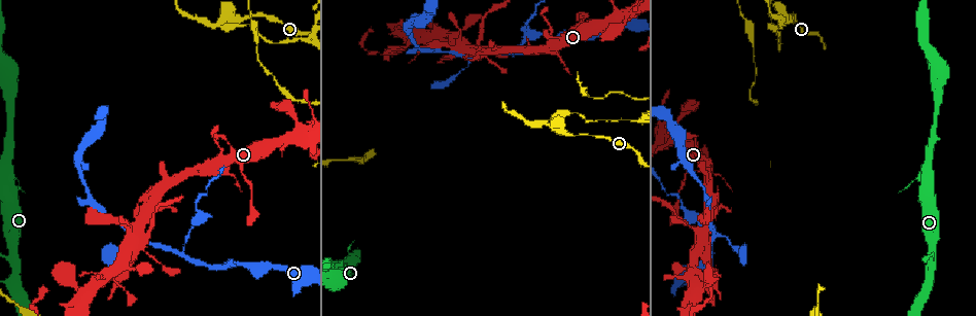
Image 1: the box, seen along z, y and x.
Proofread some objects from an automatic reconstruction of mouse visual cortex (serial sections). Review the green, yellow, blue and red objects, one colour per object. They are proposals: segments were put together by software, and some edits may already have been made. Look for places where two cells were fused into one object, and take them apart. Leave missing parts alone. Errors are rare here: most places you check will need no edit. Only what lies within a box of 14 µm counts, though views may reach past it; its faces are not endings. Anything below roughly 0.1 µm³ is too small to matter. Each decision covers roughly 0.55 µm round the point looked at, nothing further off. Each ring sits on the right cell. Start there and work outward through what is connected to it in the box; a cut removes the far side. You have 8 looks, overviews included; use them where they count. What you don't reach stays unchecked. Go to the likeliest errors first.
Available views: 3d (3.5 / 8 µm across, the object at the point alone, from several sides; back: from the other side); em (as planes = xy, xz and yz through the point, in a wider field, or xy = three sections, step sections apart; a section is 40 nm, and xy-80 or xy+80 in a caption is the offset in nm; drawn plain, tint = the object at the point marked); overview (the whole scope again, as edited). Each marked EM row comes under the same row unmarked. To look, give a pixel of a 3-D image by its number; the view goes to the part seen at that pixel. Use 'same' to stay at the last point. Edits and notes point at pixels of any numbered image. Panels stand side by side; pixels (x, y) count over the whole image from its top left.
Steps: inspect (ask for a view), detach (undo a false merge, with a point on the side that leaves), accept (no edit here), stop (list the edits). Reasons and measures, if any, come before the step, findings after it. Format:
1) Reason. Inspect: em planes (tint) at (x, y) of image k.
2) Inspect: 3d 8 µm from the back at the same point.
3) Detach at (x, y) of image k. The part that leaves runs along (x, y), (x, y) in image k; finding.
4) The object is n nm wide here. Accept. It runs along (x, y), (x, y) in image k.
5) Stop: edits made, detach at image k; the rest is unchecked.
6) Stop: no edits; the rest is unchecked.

Three arms meet. Inspect: 3d 3.5 µm at (513, 55) of image 1.

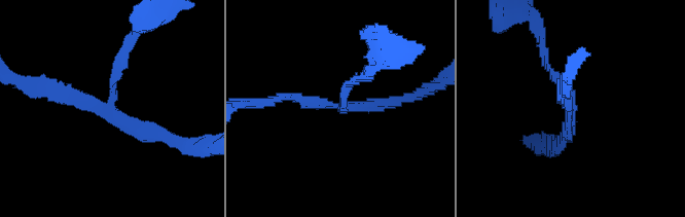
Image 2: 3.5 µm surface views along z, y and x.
3 arms meet here; the arms are 150, 150, 150 nm wide; shape alone is not enough. Inspect: em xy step 2 (tint) at (573, 115) of image 2.

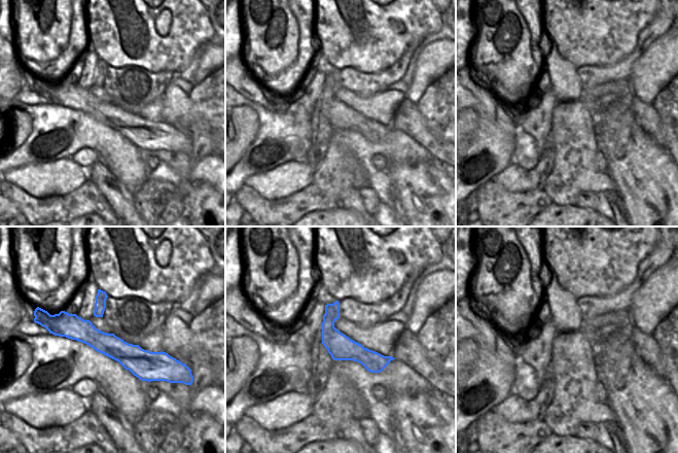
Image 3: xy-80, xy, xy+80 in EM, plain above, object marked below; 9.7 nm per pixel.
Detach at (117, 72) of image 2. The part that leaves runs along (111, 97), (137, 21) in image 2; a second cell is stuck on.

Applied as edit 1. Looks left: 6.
Thick turns thin. Inspect: 3d 3.5 µm at (707, 229) of image 1.

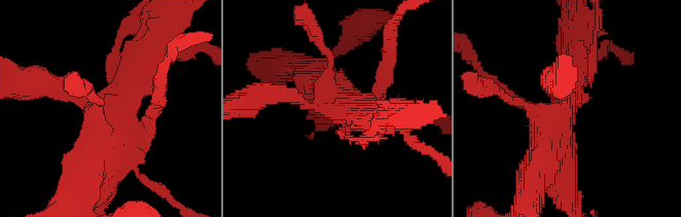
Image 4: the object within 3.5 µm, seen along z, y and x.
Inspect: em planes (tint) at (564, 114) of image 4.

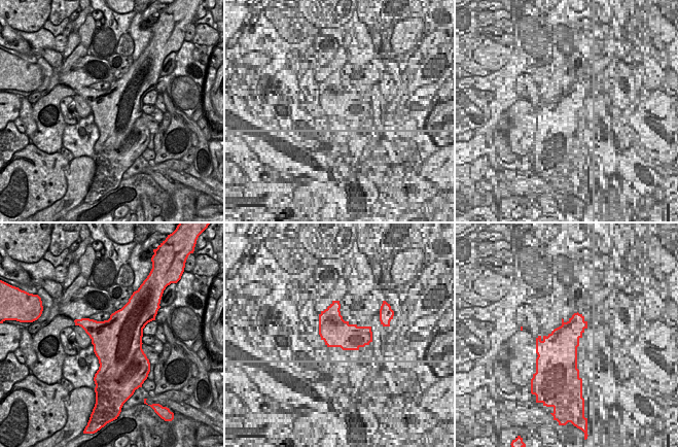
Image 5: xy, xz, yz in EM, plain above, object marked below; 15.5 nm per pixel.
Inspect: em xy step 3 (tint) at the same point.

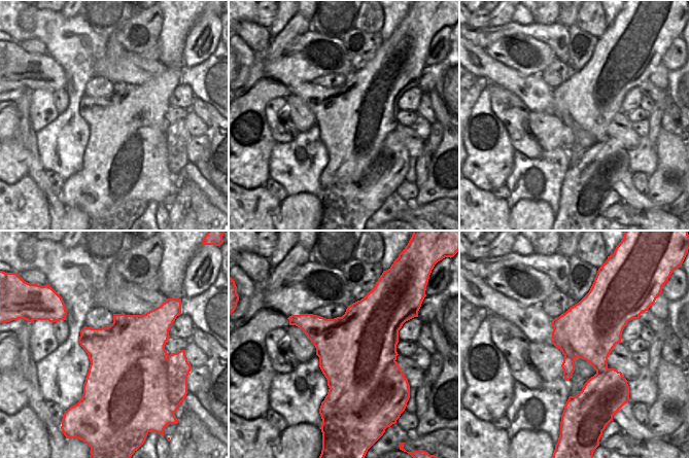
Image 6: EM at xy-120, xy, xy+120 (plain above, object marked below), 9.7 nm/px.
Detach at (153, 110) of image 4. The part that leaves runs along (559, 177), (572, 209) in image 4; a second cell is stuck on.

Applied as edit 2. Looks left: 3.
Inspect: overview.

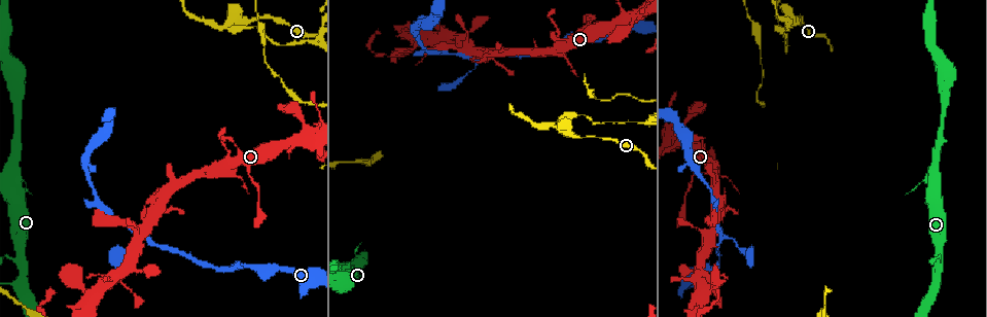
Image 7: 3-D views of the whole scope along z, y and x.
A fork. Inspect: 3d 3.5 µm at (232, 21) of image 7.

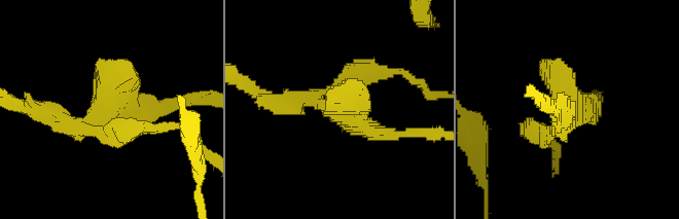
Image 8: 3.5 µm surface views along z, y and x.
Inspect: em xy step 2 (tint) at (110, 107) of image 8.

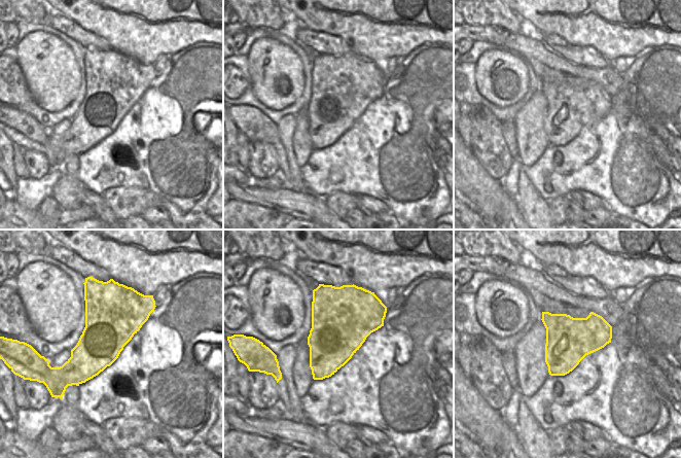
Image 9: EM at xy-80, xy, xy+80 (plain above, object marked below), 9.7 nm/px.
The object is 600 nm wide here. Detach at (116, 141) of image 8. The part that leaves runs along (90, 132), (184, 129) in image 8; a second cell is stuck on.

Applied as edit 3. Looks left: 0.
Stop: edits made, detach at image 2, detach at image 4, detach at image 8; the rest is unchecked.

